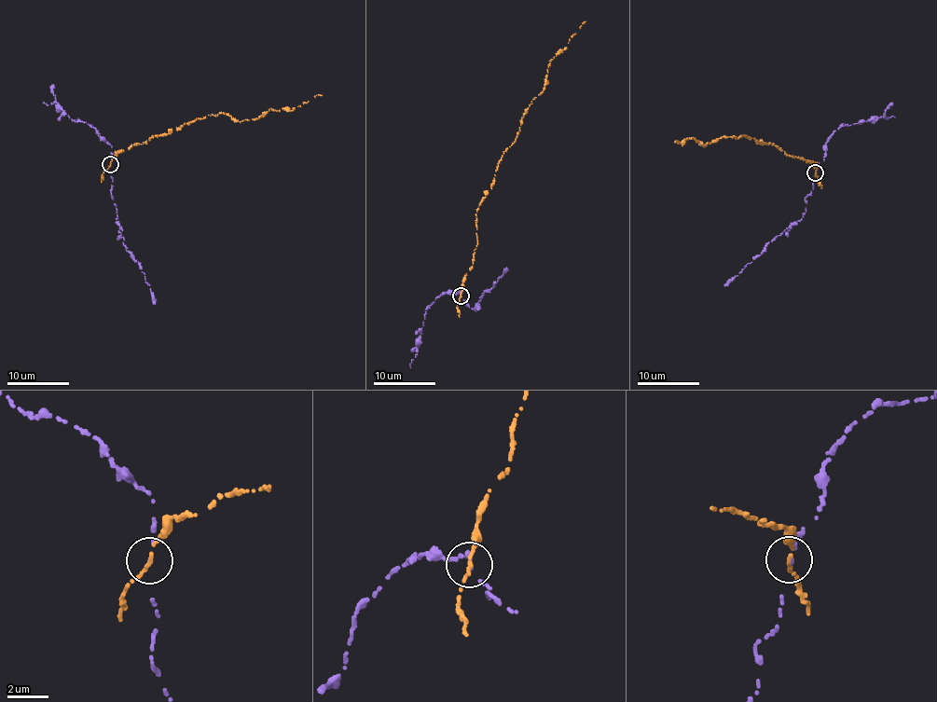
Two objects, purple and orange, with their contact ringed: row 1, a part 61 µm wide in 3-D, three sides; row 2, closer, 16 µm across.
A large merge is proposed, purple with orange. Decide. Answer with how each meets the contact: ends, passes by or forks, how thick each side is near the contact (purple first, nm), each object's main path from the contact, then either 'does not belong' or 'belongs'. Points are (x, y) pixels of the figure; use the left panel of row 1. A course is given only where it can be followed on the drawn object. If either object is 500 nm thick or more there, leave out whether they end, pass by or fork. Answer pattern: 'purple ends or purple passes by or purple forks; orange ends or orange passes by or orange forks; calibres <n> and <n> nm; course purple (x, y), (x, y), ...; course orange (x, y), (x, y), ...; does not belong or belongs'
purple ends; orange ends; calibres 140 and 240 nm; course purple (110, 164), (111, 196), (116, 206), (117, 221), (122, 228), (127, 251), (138, 262), (155, 304); course orange (110, 164), (116, 153), (188, 122), (223, 112), (234, 119), (256, 118), (269, 109), (291, 111), (322, 95); does not belong

